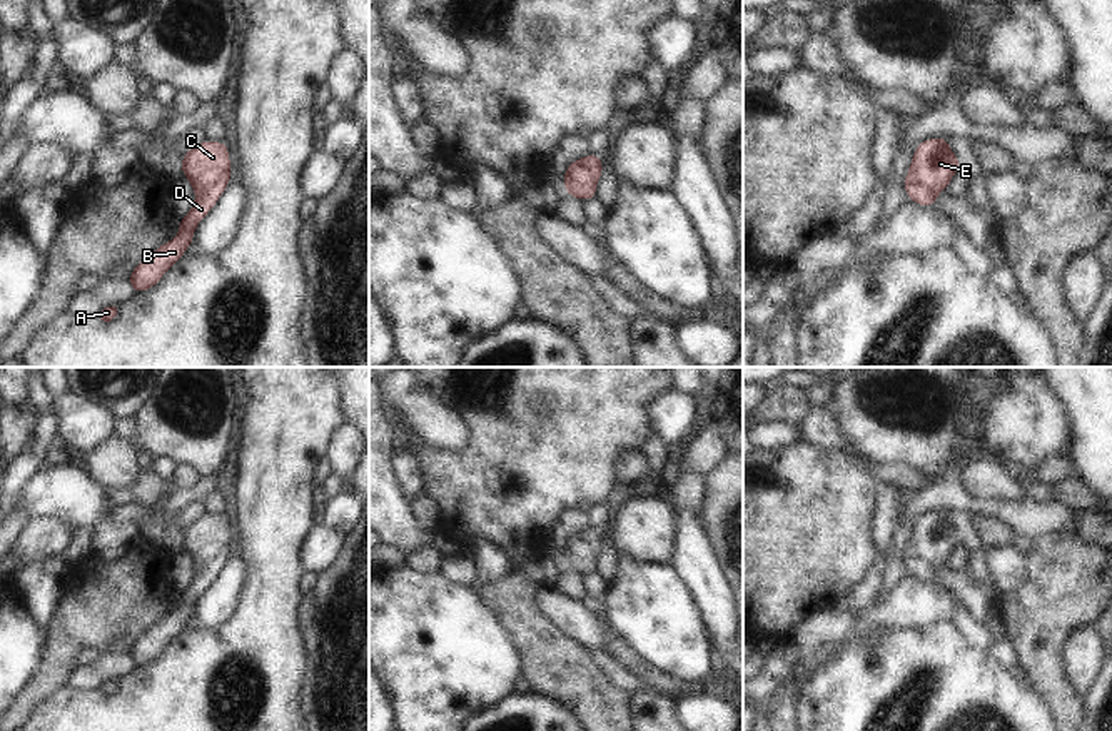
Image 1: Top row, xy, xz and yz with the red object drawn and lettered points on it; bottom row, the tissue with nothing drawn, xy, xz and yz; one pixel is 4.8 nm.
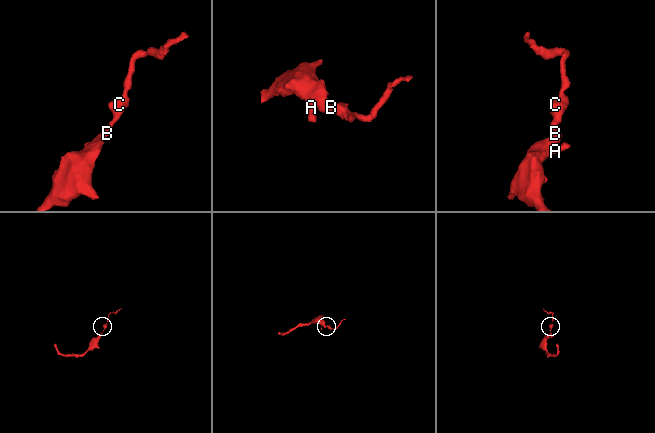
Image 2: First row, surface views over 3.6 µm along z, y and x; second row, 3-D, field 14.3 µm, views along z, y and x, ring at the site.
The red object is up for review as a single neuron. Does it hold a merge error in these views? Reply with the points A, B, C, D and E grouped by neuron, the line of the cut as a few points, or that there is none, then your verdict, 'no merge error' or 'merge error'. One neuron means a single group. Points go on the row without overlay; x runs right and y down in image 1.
groups A B C D E; cut none; no merge error

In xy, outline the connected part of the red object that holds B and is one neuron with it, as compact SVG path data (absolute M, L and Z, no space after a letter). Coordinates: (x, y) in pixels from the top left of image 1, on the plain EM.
M202 514L182 529L182 546L194 559L197 574L180 594L177 613L162 618L134 643L127 653L134 666L144 666L154 661L165 644L184 631L184 624L192 618L194 602L217 577L220 567L230 556L229 537L230 532L225 516Z

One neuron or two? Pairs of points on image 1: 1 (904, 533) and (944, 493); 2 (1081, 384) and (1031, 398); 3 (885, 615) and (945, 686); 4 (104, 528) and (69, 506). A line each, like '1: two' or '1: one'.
1: one
2: two
3: two
4: two

